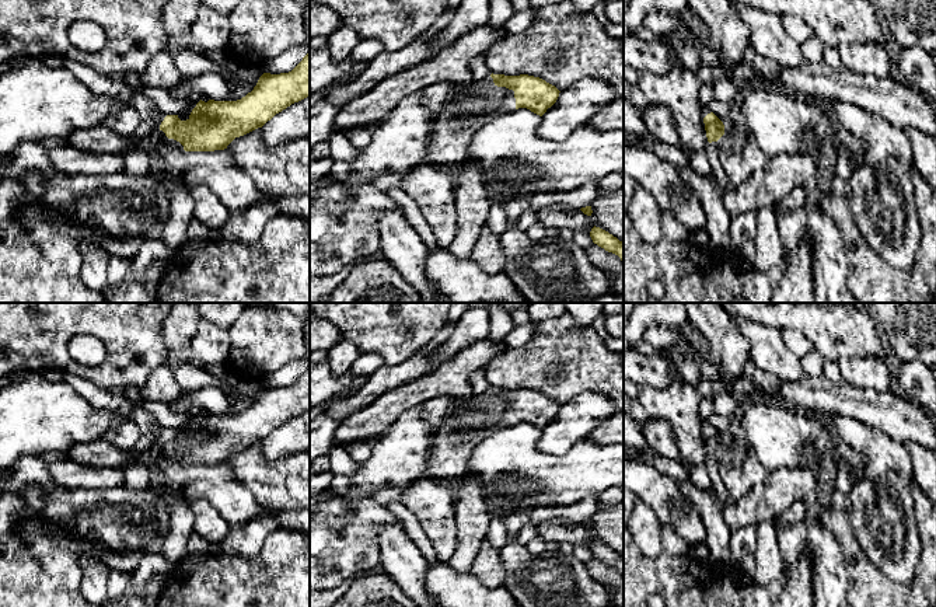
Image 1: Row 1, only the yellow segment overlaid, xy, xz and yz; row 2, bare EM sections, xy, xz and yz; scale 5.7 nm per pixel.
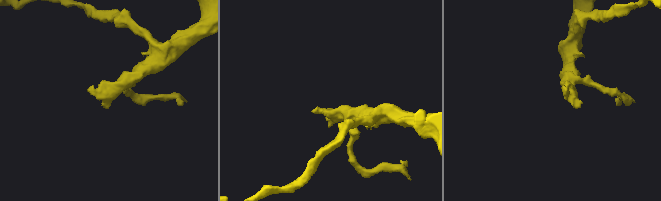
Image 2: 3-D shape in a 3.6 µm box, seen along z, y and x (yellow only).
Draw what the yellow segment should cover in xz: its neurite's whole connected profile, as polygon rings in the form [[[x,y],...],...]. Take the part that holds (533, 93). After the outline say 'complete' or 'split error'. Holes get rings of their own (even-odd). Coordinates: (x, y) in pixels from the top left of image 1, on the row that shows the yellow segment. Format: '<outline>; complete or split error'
[[[492,73],[483,80],[469,80],[458,84],[454,97],[443,105],[437,115],[433,115],[425,163],[446,168],[462,163],[467,158],[467,150],[472,136],[485,123],[499,115],[513,112],[518,108],[527,108],[542,116],[546,109],[556,102],[559,93],[560,91],[555,86],[528,74],[504,76]]]; split error

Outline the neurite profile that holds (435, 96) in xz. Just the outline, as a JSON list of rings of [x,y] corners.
[[[453,81],[430,84],[422,90],[422,105],[427,107],[433,115],[437,115],[443,105],[454,97],[457,86]]]

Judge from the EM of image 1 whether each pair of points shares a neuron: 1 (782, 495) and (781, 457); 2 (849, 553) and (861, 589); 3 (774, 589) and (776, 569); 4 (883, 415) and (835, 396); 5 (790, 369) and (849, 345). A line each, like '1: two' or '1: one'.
1: two
2: one
3: two
4: one
5: two

